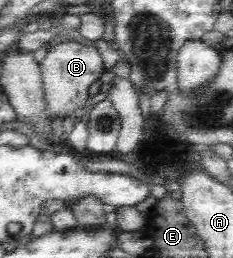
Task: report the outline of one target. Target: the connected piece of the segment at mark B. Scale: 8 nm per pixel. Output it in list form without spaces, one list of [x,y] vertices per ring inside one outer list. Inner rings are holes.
[[[74,40],[61,42],[48,48],[46,56],[39,62],[43,77],[44,101],[51,116],[66,120],[72,118],[76,110],[82,110],[89,98],[90,86],[105,72],[102,56],[96,47],[90,47]]]

